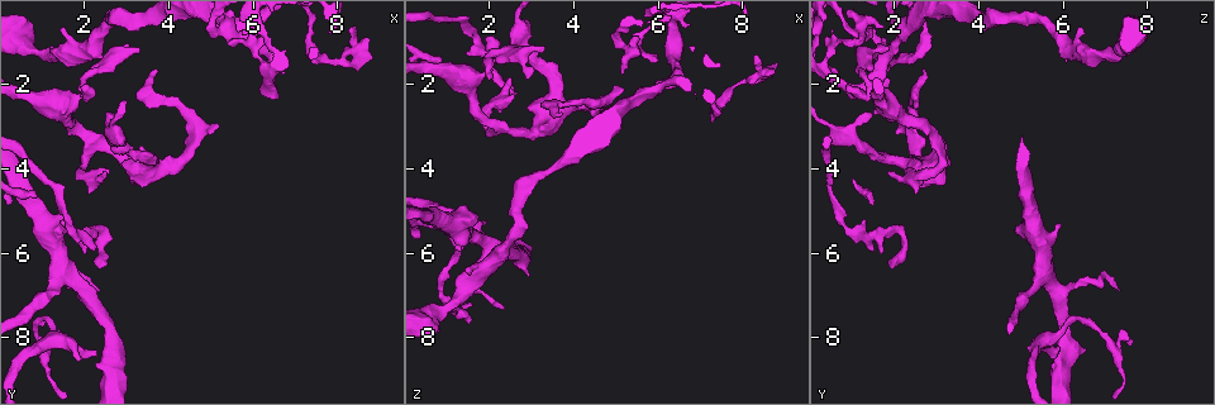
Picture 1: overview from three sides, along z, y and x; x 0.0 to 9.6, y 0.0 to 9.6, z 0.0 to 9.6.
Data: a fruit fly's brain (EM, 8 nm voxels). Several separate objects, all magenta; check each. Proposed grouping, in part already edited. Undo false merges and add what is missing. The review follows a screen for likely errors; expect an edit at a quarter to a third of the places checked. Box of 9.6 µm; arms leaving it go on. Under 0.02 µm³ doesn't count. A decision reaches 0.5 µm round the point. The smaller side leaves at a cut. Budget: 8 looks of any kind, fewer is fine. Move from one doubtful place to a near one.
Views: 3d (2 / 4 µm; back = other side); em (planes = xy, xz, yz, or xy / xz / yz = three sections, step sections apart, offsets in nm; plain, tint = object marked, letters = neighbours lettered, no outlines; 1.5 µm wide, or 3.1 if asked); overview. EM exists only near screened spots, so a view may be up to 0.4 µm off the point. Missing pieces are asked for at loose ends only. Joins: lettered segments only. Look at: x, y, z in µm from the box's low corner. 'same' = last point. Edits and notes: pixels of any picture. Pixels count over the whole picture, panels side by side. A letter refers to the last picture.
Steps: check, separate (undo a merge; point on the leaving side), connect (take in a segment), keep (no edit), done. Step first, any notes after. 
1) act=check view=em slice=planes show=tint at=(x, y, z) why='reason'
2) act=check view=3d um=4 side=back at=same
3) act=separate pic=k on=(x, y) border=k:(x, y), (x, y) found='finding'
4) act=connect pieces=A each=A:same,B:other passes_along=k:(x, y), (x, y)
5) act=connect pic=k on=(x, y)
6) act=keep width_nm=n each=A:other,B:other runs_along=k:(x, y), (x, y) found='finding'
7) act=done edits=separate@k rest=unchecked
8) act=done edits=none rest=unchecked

act=check view=3d um=4 at=(2.55, 2.65, 1.40) why='free end'

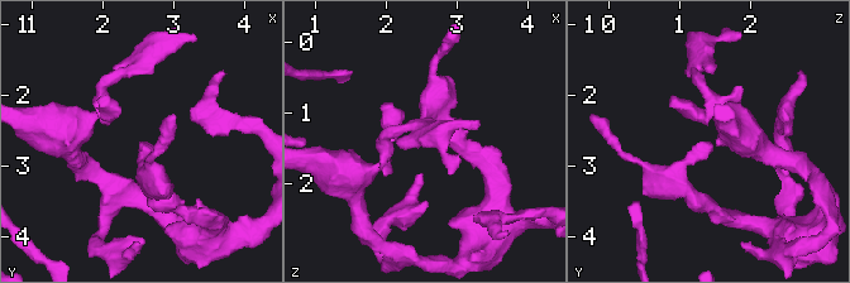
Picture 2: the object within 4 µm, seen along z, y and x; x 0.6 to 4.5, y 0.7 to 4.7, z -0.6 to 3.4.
act=check view=em slice=planes show=letters at=(2.55, 2.70, 1.45)

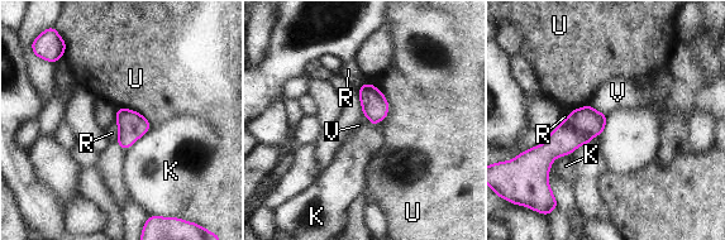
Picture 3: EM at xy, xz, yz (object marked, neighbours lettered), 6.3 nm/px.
act=keep each=K:other,R:other,U:other,V:other border=3:(591, 105), (606, 116) found='no lettered segment goes on from it'

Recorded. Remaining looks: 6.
act=check view=3d um=4 at=(2.65, 3.50, 3.10) why='three-way junction'

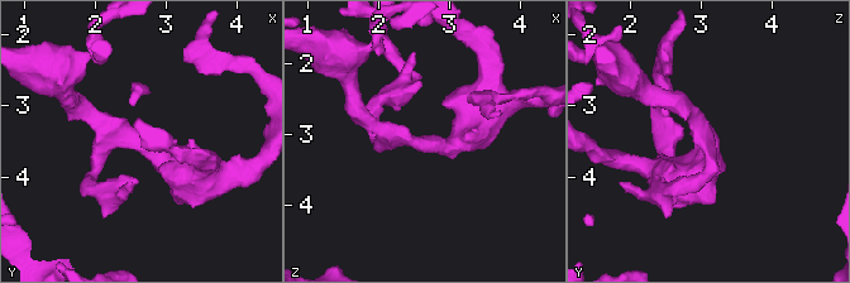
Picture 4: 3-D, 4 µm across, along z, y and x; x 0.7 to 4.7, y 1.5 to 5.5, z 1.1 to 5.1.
act=check view=em slice=planes show=letters at=(2.55, 3.50, 3.10) arms=3 arm_widths_nm=190,220,380 why='need the tissue'

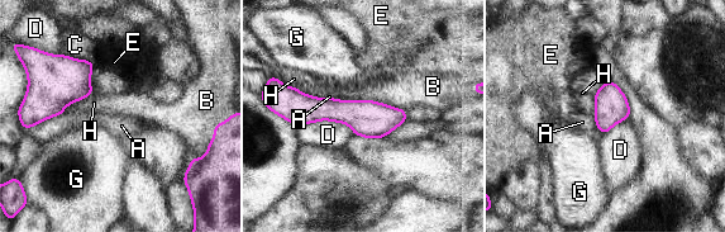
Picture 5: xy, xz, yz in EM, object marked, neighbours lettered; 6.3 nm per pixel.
act=keep each=A:other,B:other,C:other,D:other,E:other,G:other,H:other runs_along=5:(277, 105), (402, 117) found='continuous, no second neuron'

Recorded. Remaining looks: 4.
act=check view=3d um=2 at=(3.65, 1.65, 2.60) why='branch stops here'

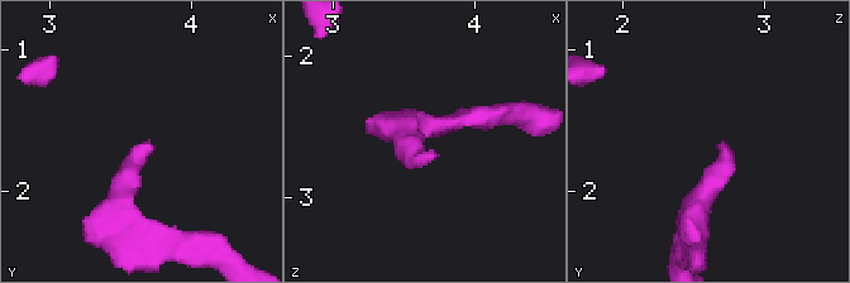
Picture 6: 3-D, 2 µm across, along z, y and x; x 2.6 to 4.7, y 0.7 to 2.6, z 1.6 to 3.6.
act=check view=em slice=yz step=4 show=tint at=(3.66, 1.66, 2.64)

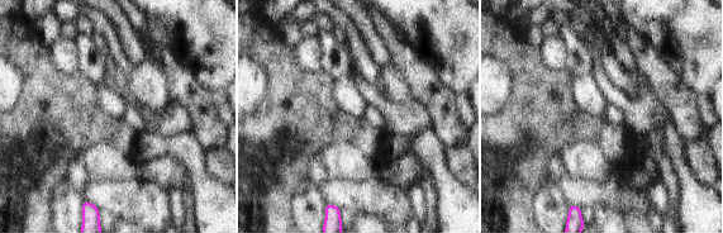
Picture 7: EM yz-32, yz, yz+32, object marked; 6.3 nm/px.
act=check view=em slice=planes show=letters at=same

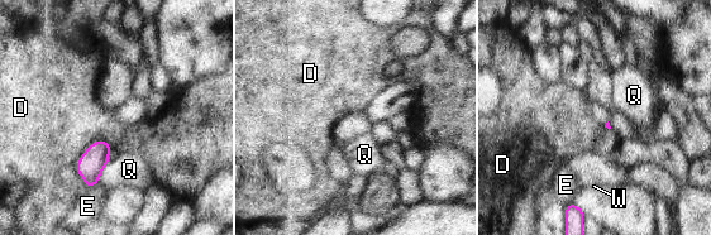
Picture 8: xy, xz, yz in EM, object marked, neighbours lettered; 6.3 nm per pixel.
act=keep each=D:other,E:other,Q:other,W:other border=8:(111, 145), (95, 140), (75, 168) found='none of them fits'

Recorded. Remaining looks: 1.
act=done edits=none rest=unchecked

